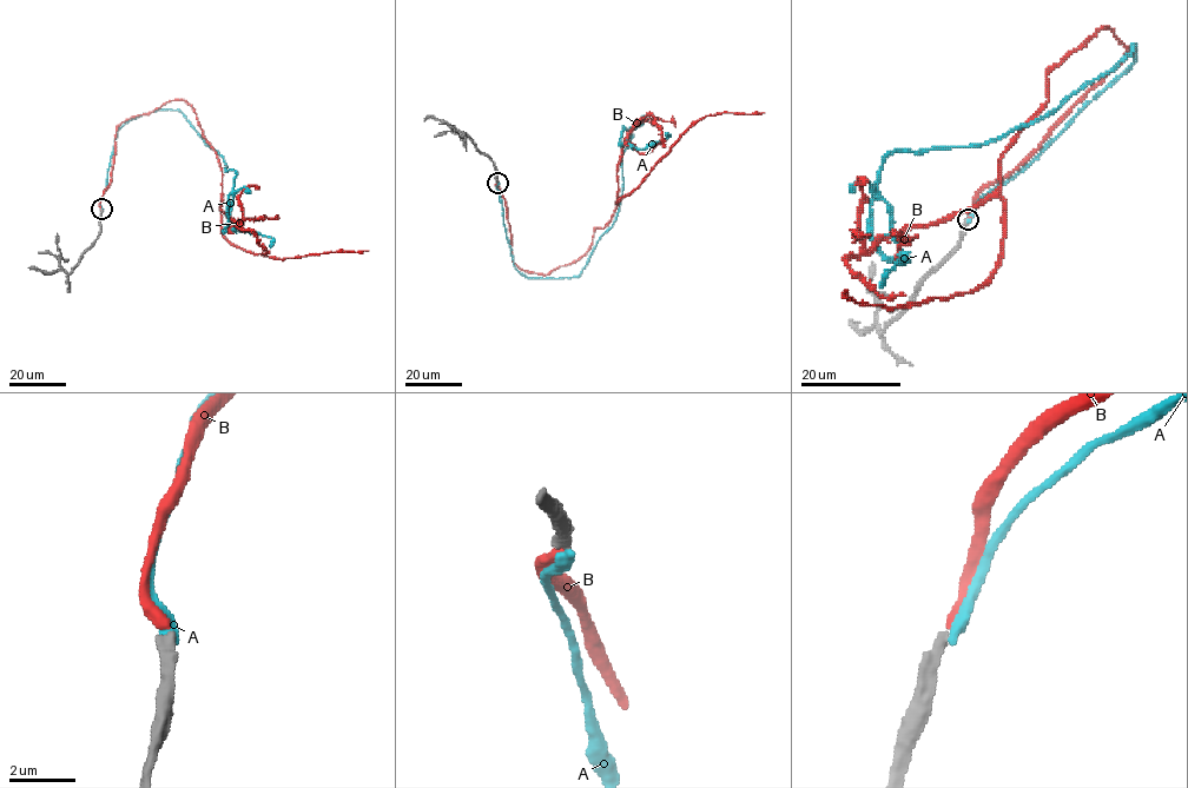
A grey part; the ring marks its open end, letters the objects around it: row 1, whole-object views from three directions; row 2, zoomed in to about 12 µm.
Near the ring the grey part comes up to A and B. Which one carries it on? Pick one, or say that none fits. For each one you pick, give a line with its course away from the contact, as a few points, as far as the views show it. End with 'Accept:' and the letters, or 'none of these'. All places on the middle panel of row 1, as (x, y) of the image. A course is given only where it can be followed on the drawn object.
B: course (497, 183), (512, 260), (547, 273), (580, 258), (615, 203), (698, 120), (764, 113)
Accept: B

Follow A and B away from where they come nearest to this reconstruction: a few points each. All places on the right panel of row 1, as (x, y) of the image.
A: (968, 220), (1134, 61), (1134, 44), (1035, 121), (979, 145), (889, 153), (877, 193), (909, 259), (880, 286)
B: (968, 219), (1126, 58), (1110, 27), (1047, 74), (1000, 159), (984, 282), (891, 308), (845, 291)

